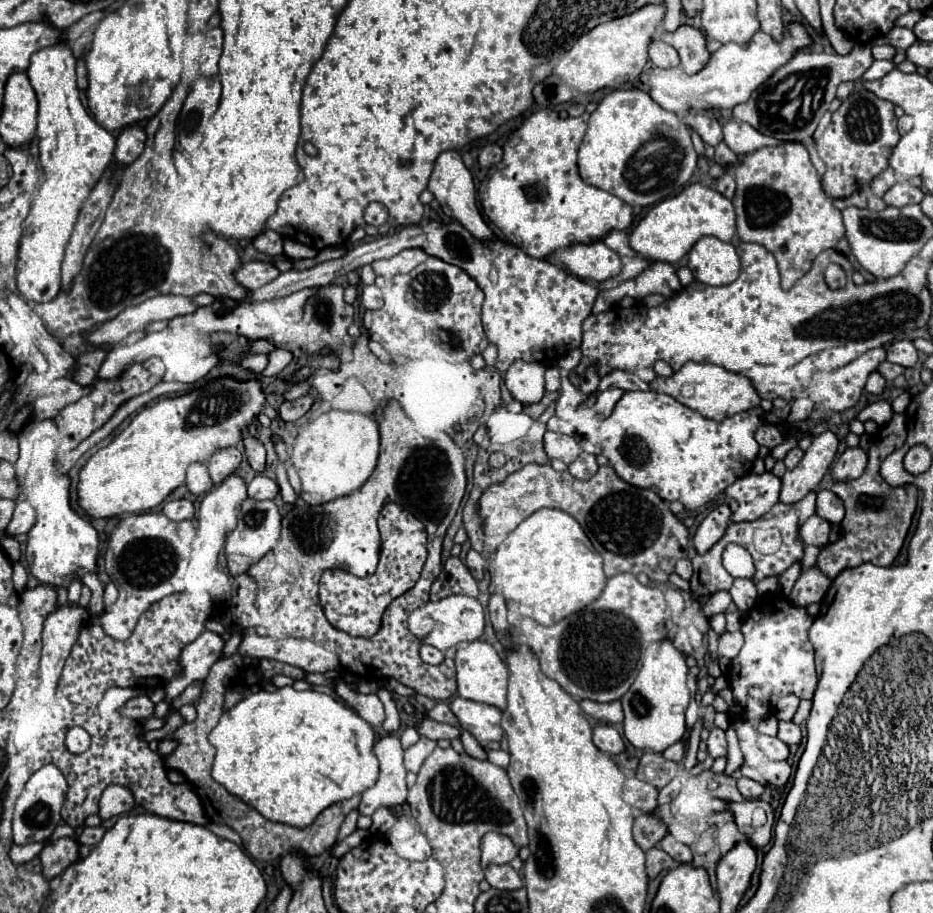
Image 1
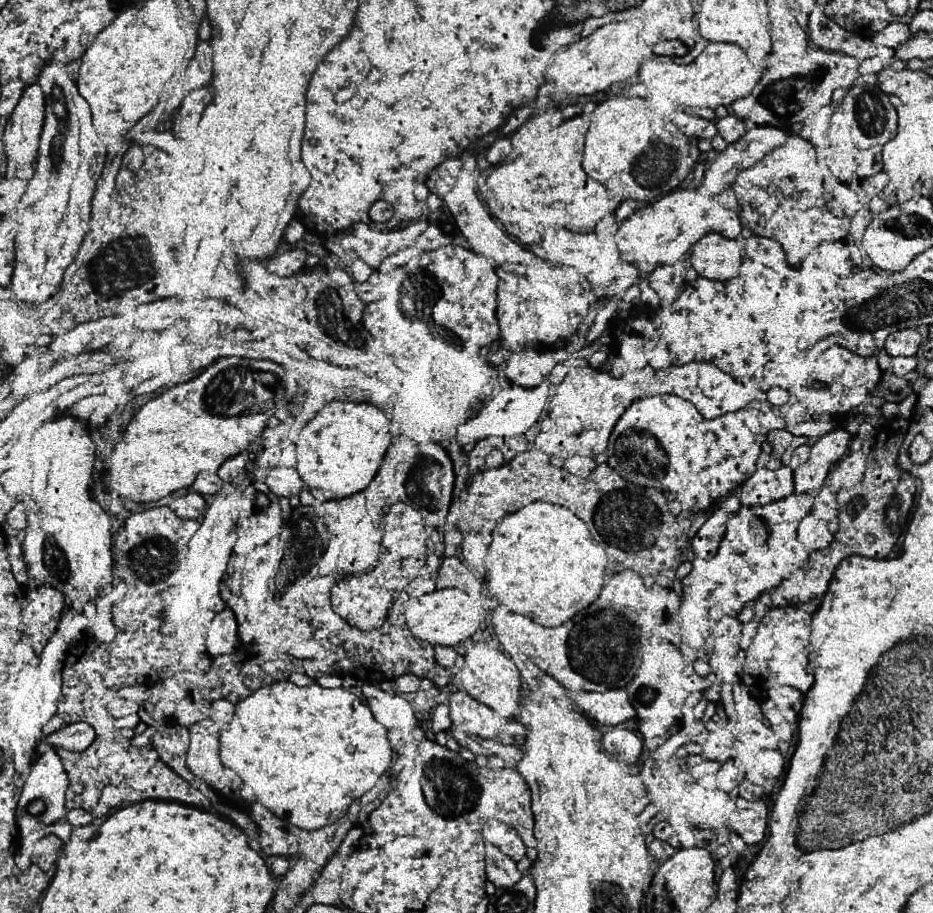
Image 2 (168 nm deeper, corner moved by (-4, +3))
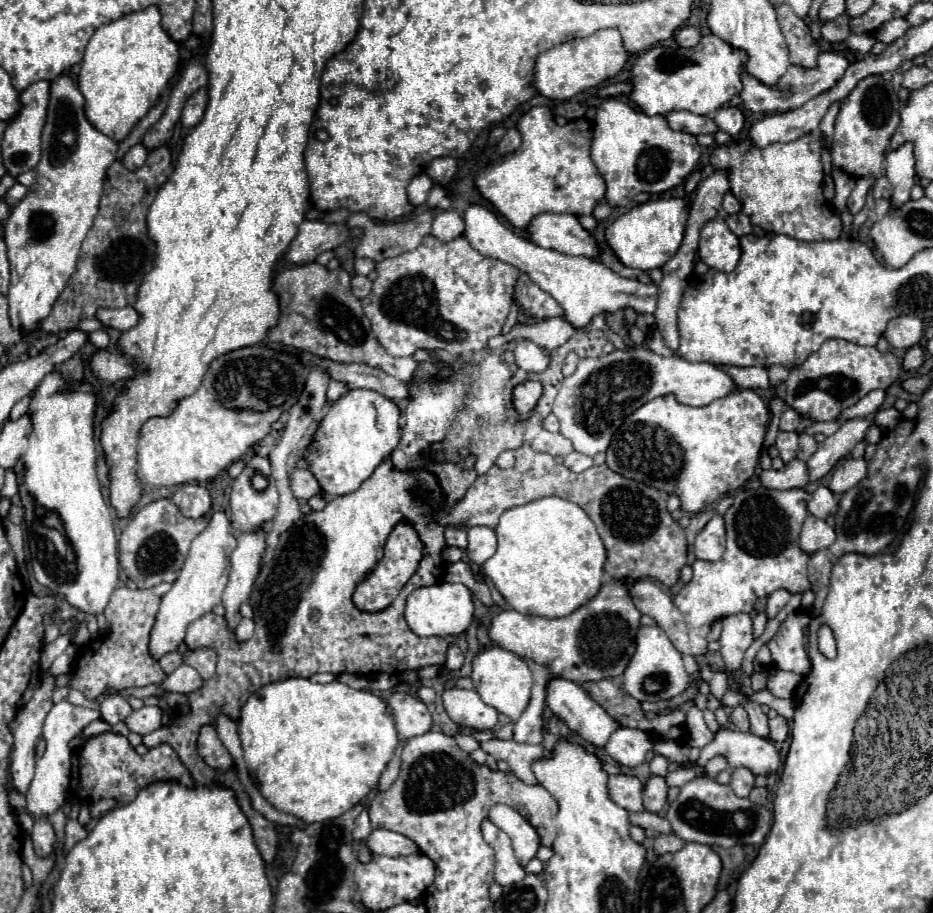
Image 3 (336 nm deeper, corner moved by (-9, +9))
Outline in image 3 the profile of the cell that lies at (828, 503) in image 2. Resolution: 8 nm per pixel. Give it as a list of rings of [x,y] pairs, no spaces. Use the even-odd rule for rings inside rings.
[[[820,486],[820,488],[812,494],[812,498],[810,498],[810,502],[808,502],[808,512],[814,514],[816,518],[828,518],[828,516],[834,514],[836,510],[838,510],[838,498],[836,498],[836,494],[834,494],[830,488],[826,488],[826,486]]]

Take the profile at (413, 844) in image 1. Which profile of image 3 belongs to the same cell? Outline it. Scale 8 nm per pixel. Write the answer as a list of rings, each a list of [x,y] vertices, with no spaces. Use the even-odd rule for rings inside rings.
[[[372,830],[368,836],[368,848],[372,854],[384,854],[384,856],[406,856],[406,854],[416,854],[418,846],[414,840],[410,840],[404,834],[392,832],[392,830]]]

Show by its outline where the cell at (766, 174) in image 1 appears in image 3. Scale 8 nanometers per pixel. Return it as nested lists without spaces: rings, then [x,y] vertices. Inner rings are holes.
[[[808,134],[794,142],[786,144],[770,144],[764,150],[754,148],[748,140],[742,140],[734,146],[718,146],[712,152],[710,162],[716,168],[724,168],[730,174],[730,190],[742,202],[742,212],[750,218],[754,226],[760,226],[764,232],[786,234],[796,240],[814,242],[814,240],[836,240],[844,232],[844,224],[840,216],[828,206],[822,196],[822,180],[824,180],[824,166],[820,160],[820,142]]]

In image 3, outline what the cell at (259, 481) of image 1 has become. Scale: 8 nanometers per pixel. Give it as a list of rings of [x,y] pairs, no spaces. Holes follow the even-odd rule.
[[[294,466],[290,470],[290,488],[292,488],[296,498],[304,498],[304,500],[308,500],[308,498],[312,498],[316,494],[322,494],[320,484],[310,474],[310,470],[304,470],[300,466]]]

